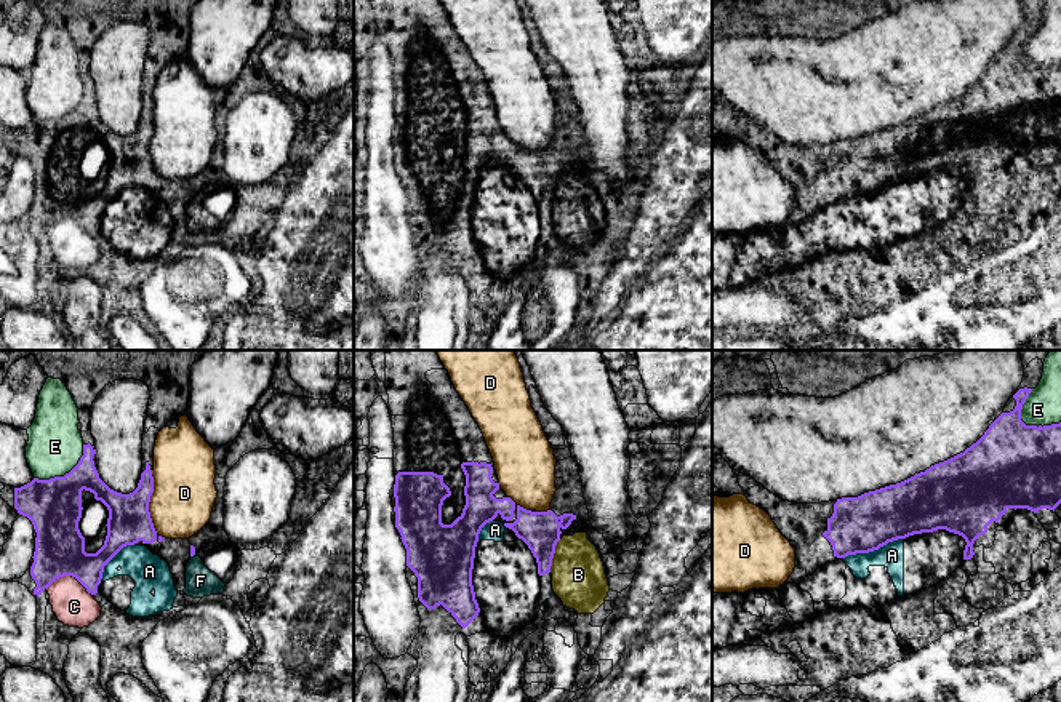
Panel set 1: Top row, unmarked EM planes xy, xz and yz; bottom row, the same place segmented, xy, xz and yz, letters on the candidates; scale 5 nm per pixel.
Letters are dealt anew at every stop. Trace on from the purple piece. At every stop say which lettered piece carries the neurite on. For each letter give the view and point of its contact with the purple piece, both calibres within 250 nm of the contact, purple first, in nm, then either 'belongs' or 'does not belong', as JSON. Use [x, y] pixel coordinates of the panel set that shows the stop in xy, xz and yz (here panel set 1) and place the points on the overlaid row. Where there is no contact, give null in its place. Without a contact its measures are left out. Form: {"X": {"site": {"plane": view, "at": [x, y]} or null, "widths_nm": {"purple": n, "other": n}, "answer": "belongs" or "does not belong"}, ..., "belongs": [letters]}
{"A": {"site": {"plane": "yz", "at": [872, 550]}, "widths_nm": {"purple": 280, "other": 130}, "answer": "does not belong"}, "B": {"site": {"plane": "xz", "at": [552, 555]}, "widths_nm": {"purple": 190, "other": 280}, "answer": "does not belong"}, "C": {"site": {"plane": "xy", "at": [69, 574]}, "widths_nm": {"purple": 260, "other": 200}, "answer": "does not belong"}, "D": {"site": {"plane": "xy", "at": [148, 506]}, "widths_nm": {"purple": 220, "other": 320}, "answer": "does not belong"}, "E": {"site": {"plane": "yz", "at": [1024, 424]}, "widths_nm": {"purple": 440, "other": 180}, "answer": "does not belong"}, "F": {"site": {"plane": "xy", "at": [192, 555]}, "widths_nm": {"purple": 30, "other": 150}, "answer": "does not belong"}, "belongs": []}

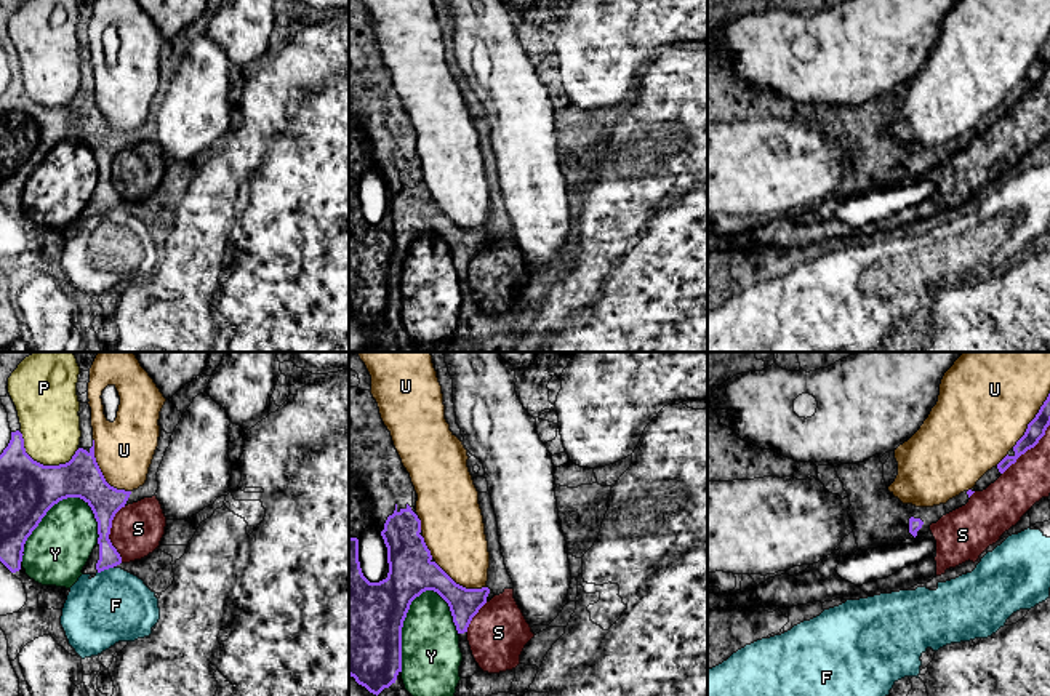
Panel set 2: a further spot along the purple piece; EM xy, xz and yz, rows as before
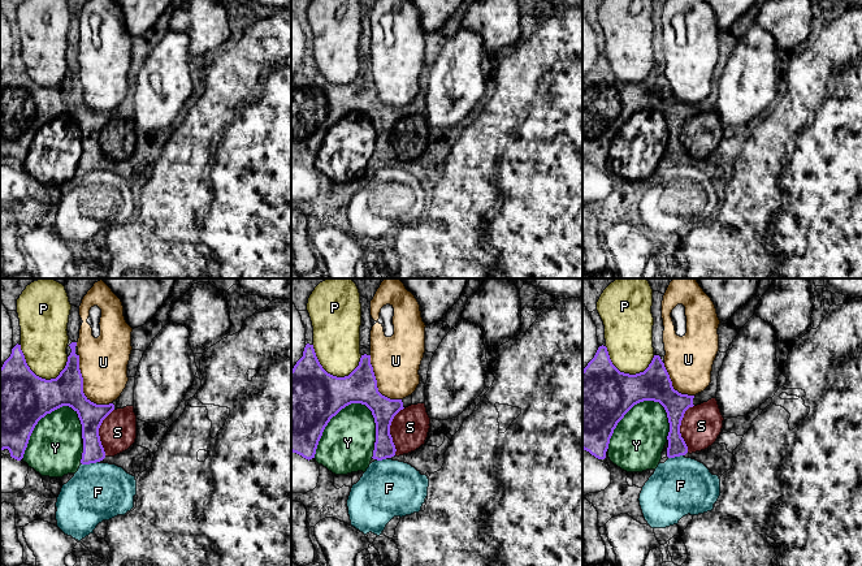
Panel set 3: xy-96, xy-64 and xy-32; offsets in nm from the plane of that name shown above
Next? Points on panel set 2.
{"F": {"site": {"plane": "xy", "at": [104, 568]}, "widths_nm": {"purple": 100, "other": 360}, "answer": "does not belong"}, "P": {"site": {"plane": "xy", "at": [42, 464]}, "widths_nm": {"purple": 280, "other": 300}, "answer": "does not belong"}, "S": {"site": {"plane": "xy", "at": [109, 533]}, "widths_nm": {"purple": 160, "other": 260}, "answer": "does not belong"}, "U": {"site": {"plane": "xy", "at": [101, 472]}, "widths_nm": {"purple": 200, "other": 300}, "answer": "does not belong"}, "Y": {"site": {"plane": "xz", "at": [402, 626]}, "widths_nm": {"purple": 480, "other": 300}, "answer": "does not belong"}, "belongs": []}

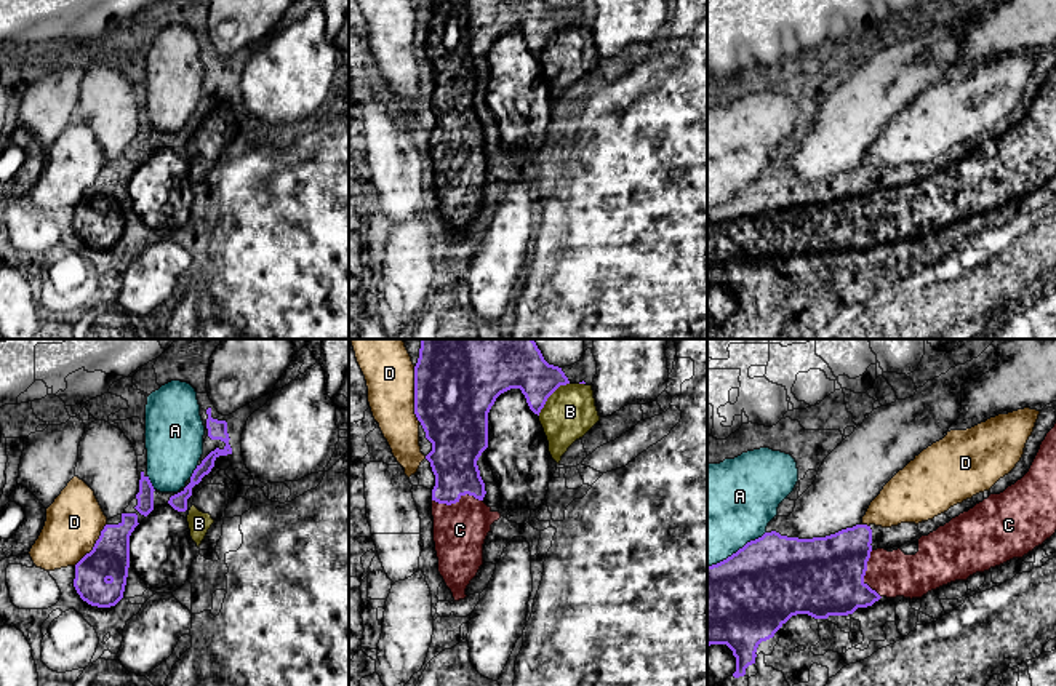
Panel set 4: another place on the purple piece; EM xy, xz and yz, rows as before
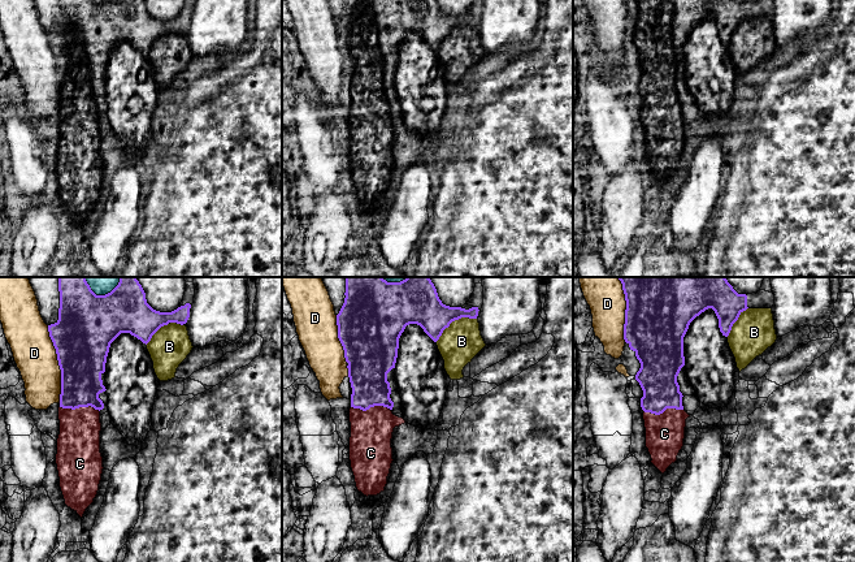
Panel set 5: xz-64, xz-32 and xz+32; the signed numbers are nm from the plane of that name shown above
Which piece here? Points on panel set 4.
{"A": {"site": {"plane": "yz", "at": [738, 550]}, "widths_nm": {"purple": 460, "other": 480}, "answer": "does not belong"}, "B": {"site": {"plane": "xz", "at": [549, 395]}, "widths_nm": {"purple": 280, "other": 260}, "answer": "does not belong"}, "C": {"site": {"plane": "xz", "at": [456, 501]}, "widths_nm": {"purple": 240, "other": 280}, "answer": "belongs"}, "D": {"site": {"plane": "xz", "at": [415, 394]}, "widths_nm": {"purple": 440, "other": 260}, "answer": "does not belong"}, "belongs": ["C"]}

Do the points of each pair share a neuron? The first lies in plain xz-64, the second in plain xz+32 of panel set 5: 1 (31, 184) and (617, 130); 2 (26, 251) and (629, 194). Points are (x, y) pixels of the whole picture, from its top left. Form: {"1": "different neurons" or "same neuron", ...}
{"1": "same neuron", "2": "same neuron"}

